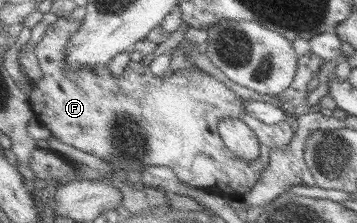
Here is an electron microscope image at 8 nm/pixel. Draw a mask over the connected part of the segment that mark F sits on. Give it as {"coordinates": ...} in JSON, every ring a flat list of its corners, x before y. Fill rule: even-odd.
{"coordinates":[[58,18,47,28,45,37,35,45,35,55,43,71,41,80,35,82,29,94,30,104,36,118,41,121,57,140,90,153,112,165,112,175,123,180,129,169,145,171,147,167,170,167,188,187,206,188,209,191,238,198,245,195,256,183,264,165,268,163,272,149,284,149,292,138,291,124,265,125,242,109,244,99,229,90,223,83,201,71,185,71,179,75,165,75,157,79,147,69,119,71,118,67,99,65,71,69,67,65,67,46,71,38,81,29,83,19],[225,118,239,119,257,138,259,157,248,163,235,157,224,145,217,133,217,124]]}

